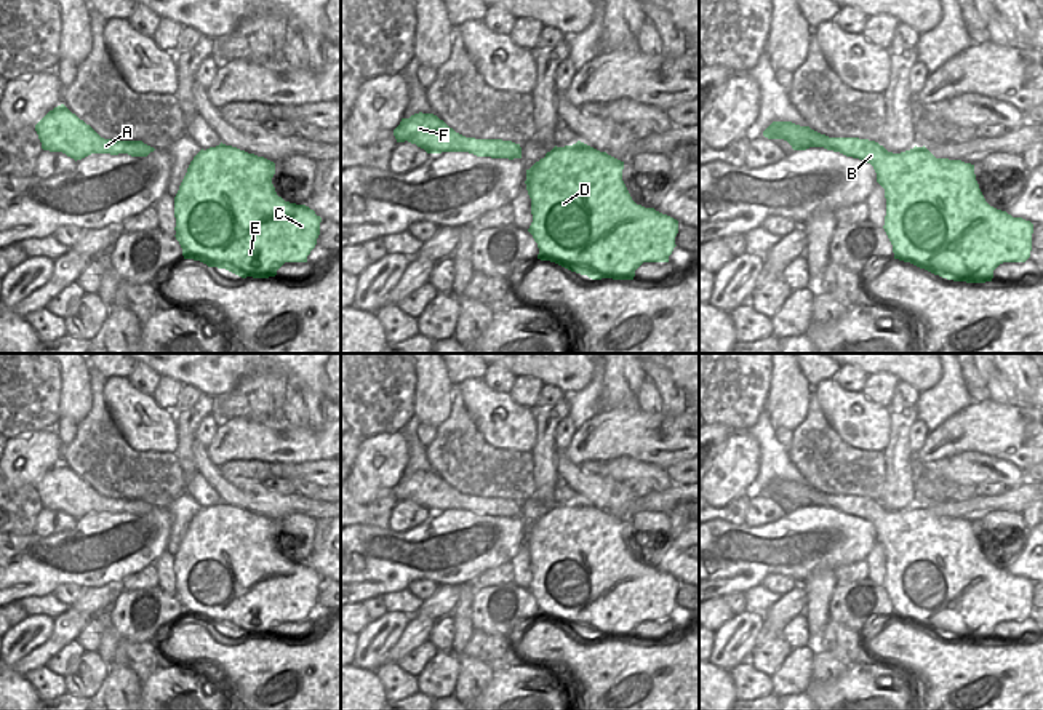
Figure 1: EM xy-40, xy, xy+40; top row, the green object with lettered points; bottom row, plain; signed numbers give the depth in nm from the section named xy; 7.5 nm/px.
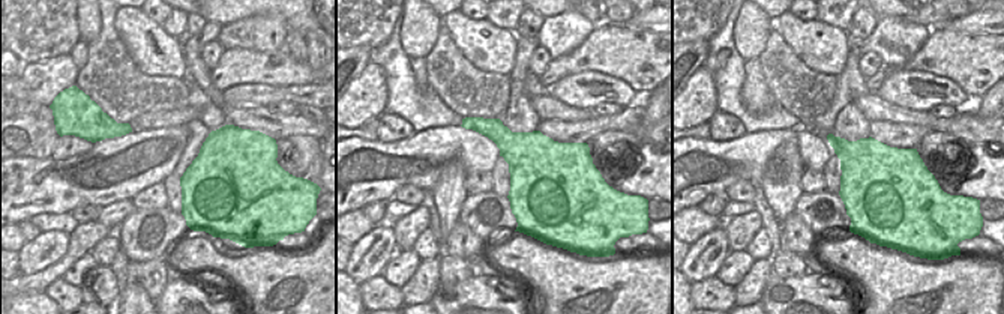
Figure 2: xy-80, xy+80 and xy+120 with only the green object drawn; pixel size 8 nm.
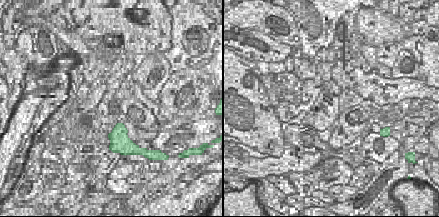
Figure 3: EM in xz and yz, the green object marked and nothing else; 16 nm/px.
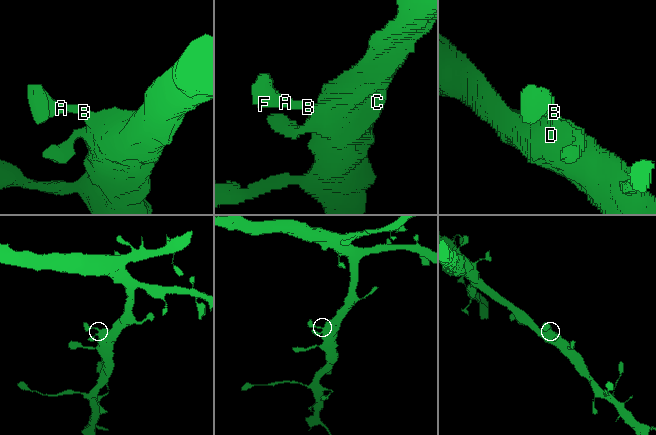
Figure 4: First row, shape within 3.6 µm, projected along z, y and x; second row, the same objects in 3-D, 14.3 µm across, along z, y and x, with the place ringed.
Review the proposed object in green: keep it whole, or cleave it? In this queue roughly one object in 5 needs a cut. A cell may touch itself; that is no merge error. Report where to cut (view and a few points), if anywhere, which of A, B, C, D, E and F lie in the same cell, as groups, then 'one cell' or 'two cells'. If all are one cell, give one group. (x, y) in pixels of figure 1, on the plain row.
no cut; A B C D E F; one cell

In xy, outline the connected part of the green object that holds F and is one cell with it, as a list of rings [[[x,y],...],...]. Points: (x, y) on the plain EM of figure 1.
[[[414,472],[402,477],[394,488],[397,501],[411,501],[427,512],[469,510],[477,515],[522,517],[522,505],[512,499],[466,496],[434,472]]]

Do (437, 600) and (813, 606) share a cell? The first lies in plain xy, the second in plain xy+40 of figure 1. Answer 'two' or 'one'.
two

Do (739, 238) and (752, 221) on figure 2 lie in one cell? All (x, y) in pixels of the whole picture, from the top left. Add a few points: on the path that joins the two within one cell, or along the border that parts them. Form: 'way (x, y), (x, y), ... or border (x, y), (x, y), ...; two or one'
way (740, 233), (748, 226); one

